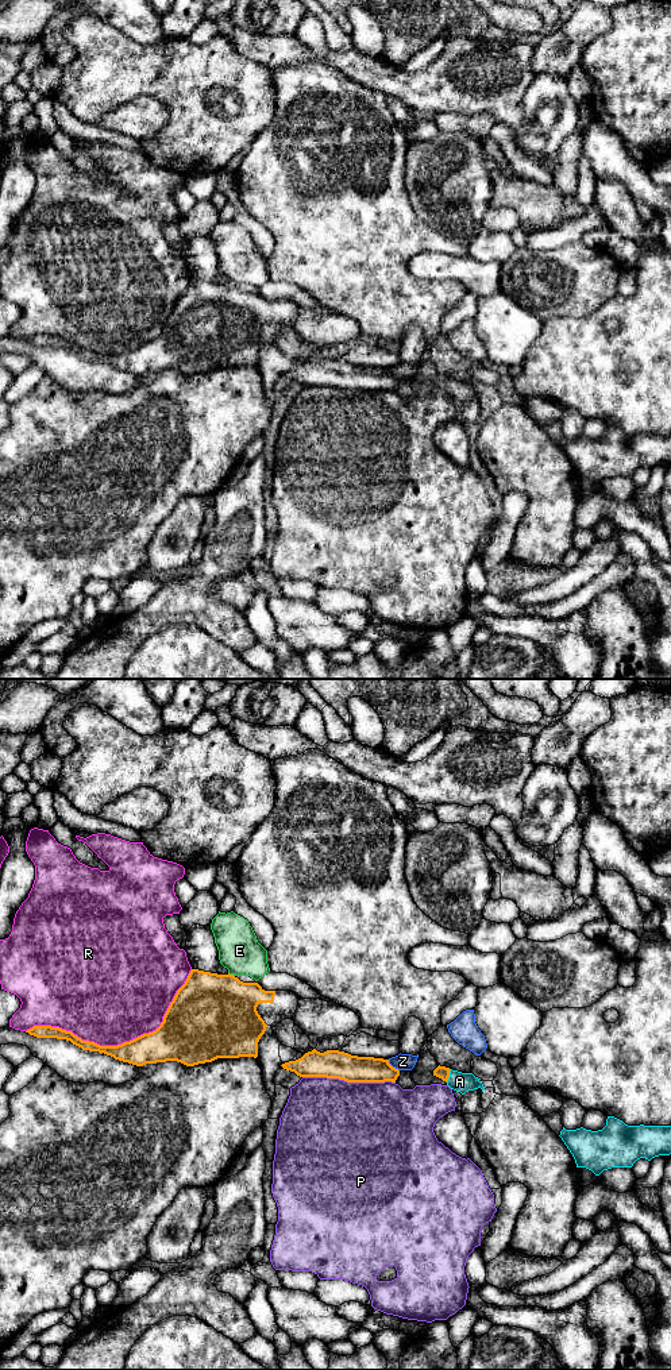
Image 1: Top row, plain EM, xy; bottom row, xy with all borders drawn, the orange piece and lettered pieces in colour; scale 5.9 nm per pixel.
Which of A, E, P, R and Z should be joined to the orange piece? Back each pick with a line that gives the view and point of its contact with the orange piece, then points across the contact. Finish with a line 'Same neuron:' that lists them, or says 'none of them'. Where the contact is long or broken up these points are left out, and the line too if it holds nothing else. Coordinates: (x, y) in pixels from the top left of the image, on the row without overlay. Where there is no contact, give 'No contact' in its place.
A: Touches orange at xy (448, 385)
Same neuron: A

